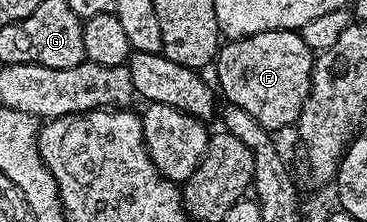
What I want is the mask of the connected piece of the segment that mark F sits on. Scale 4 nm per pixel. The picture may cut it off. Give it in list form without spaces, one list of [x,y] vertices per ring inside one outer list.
[[[299,31],[263,32],[247,36],[241,40],[228,40],[216,53],[214,69],[215,83],[220,83],[219,91],[224,91],[223,99],[238,106],[256,118],[276,134],[279,128],[288,128],[297,123],[302,114],[302,106],[310,94],[314,53],[300,36]]]

